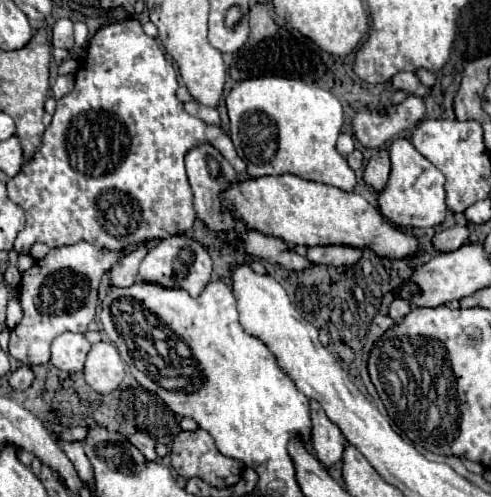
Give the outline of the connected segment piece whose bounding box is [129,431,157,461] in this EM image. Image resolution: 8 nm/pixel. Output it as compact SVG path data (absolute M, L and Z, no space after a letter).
M137 431L137 433L133 433L131 437L129 437L129 441L149 459L149 461L157 461L157 453L155 453L155 441L147 435L147 433L143 433L143 431Z

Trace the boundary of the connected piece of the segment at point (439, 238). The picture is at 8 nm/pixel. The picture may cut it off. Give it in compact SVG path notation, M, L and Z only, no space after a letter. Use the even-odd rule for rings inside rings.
M453 225L433 237L433 245L441 251L455 251L469 241L471 225Z

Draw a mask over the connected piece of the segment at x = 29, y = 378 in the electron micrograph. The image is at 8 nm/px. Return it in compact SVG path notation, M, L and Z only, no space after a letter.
M21 365L15 373L9 375L9 385L15 391L25 391L25 389L31 387L31 383L33 383L33 371L27 365Z

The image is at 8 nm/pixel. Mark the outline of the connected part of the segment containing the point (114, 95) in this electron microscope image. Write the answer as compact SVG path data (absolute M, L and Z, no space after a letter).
M127 19L127 21L115 21L109 25L103 25L89 41L89 53L85 59L83 69L77 71L75 75L75 87L71 93L67 93L65 97L61 97L57 101L57 109L53 115L51 125L45 129L45 135L41 139L41 147L35 151L35 155L23 163L19 175L15 175L9 183L7 183L7 191L9 197L23 207L25 211L25 229L17 235L15 239L15 251L17 253L29 253L31 245L41 241L47 243L49 247L69 247L75 245L79 241L87 241L97 249L107 249L107 251L131 251L135 249L139 243L151 241L151 239L165 239L171 235L179 235L179 233L187 233L193 227L195 221L195 211L193 211L193 195L191 195L191 187L187 183L187 173L185 173L185 155L203 143L213 145L233 167L239 175L245 175L245 163L237 157L235 147L231 143L231 137L219 127L219 125L209 125L199 117L189 115L183 109L183 103L177 99L177 71L171 65L171 61L167 59L163 47L159 45L157 39L147 37L141 29L141 23L137 19Z

